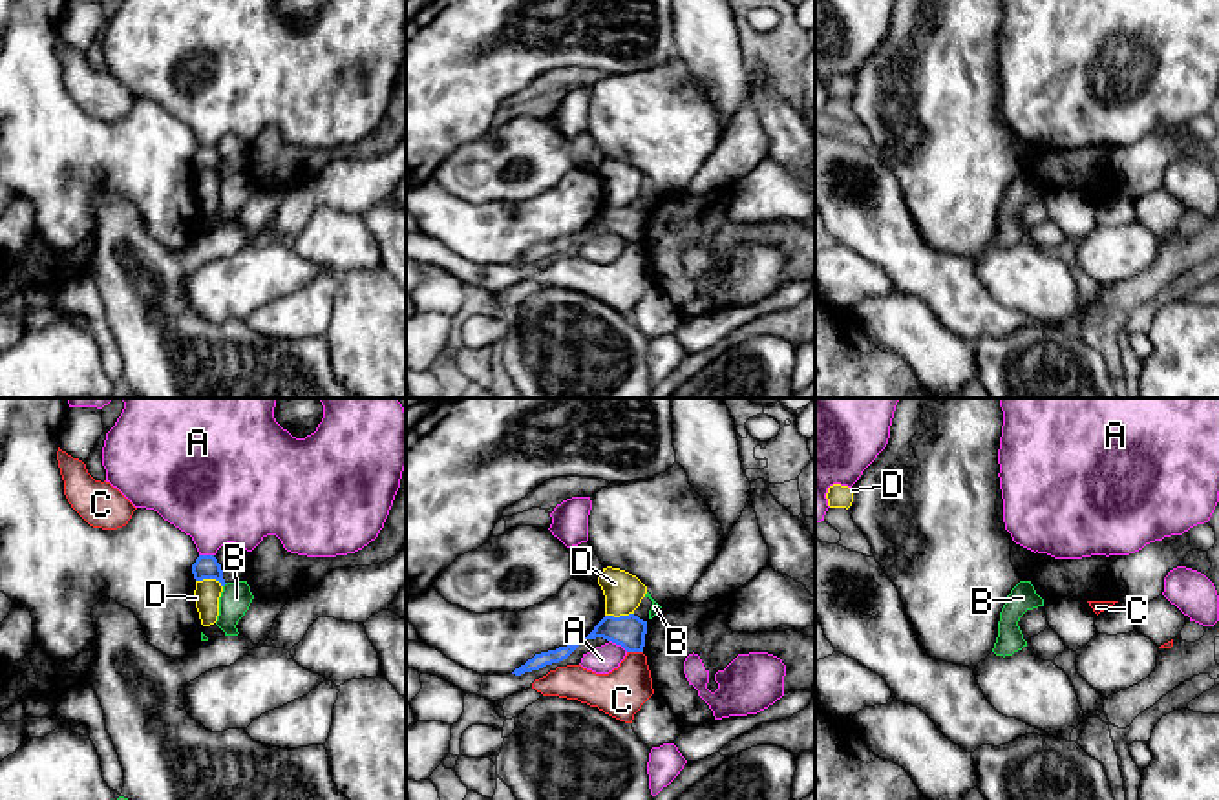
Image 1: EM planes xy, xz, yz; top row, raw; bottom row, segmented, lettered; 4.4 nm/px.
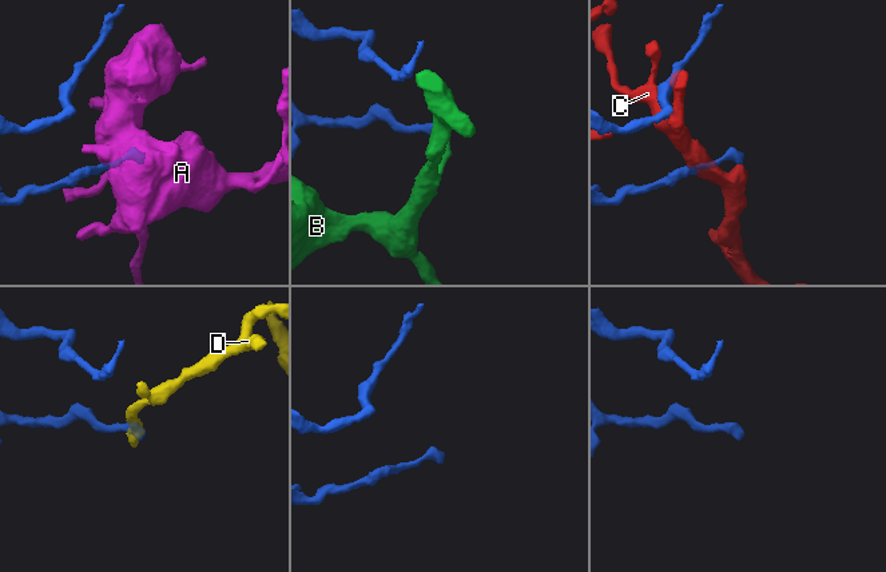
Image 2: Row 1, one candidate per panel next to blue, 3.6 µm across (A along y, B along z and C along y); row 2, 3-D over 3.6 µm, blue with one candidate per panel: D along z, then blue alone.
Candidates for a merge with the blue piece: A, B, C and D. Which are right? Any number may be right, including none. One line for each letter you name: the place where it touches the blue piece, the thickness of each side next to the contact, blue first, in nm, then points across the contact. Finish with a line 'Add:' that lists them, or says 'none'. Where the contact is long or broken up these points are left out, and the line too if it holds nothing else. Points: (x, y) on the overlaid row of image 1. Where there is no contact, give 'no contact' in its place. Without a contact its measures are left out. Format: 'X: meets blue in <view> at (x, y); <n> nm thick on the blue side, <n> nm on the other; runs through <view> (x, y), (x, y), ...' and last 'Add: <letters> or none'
Add: none

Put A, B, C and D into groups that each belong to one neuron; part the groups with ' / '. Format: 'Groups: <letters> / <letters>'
Groups: A / B / C / D

